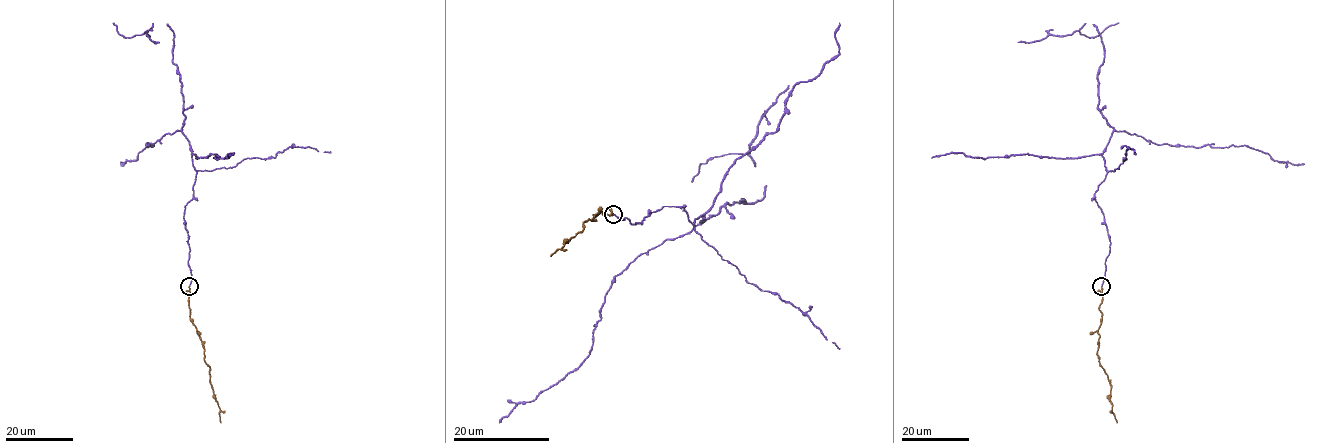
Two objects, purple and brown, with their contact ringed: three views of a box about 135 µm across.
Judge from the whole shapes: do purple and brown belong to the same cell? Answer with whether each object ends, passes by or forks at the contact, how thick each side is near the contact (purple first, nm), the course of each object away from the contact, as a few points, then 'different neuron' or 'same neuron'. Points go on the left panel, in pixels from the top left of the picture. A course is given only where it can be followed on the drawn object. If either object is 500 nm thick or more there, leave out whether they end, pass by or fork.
purple ends there; brown ends there; 140 nm thick on the purple side, 200 nm on the other; purple runs (189, 286), (184, 213), (196, 173), (189, 141), (181, 130), (165, 134), (139, 151), (136, 160), (121, 162); brown runs (189, 286), (190, 320), (202, 342), (204, 362), (210, 368), (220, 422); different neuron

